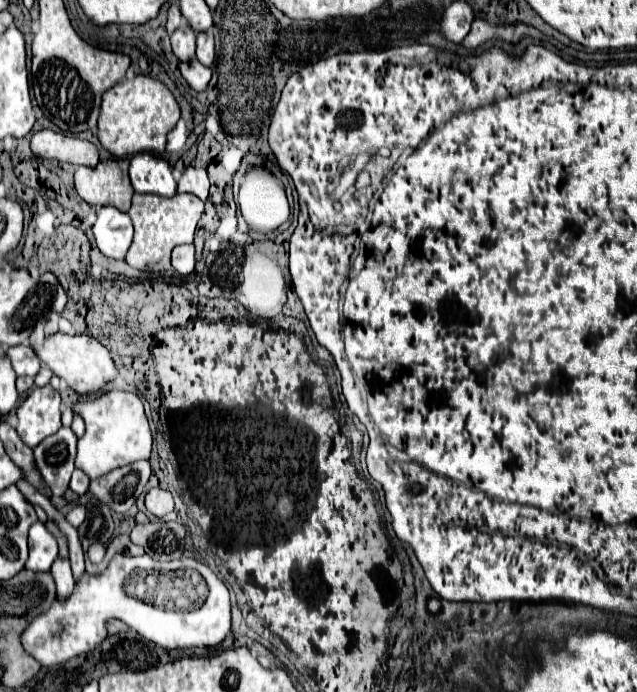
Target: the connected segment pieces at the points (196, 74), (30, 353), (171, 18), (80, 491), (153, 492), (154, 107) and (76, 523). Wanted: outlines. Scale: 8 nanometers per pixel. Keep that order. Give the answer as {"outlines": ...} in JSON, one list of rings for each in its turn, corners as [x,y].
{"outlines":[[[[190,59],[190,61],[182,61],[180,63],[180,73],[182,77],[188,81],[188,85],[196,91],[206,89],[210,77],[212,77],[212,69],[204,67],[198,59]]],[[[16,345],[8,349],[8,357],[12,359],[12,367],[16,375],[30,375],[36,377],[40,371],[40,359],[36,357],[34,349],[30,345]]],[[[170,5],[170,9],[168,9],[168,23],[166,23],[166,29],[168,29],[168,33],[172,33],[174,29],[178,29],[182,25],[182,13],[180,13],[180,9],[178,9],[178,5]]],[[[76,469],[72,473],[72,481],[70,481],[70,489],[76,493],[76,495],[84,495],[88,491],[88,485],[90,485],[90,477],[86,473],[82,473],[80,469]]],[[[150,489],[146,493],[146,509],[154,515],[154,517],[164,517],[168,513],[174,511],[174,499],[168,491],[164,489]]],[[[136,75],[132,81],[120,81],[104,93],[98,117],[98,139],[106,151],[116,157],[136,153],[164,153],[166,135],[180,119],[180,105],[170,89],[148,75]]],[[[77,506],[66,513],[66,521],[72,525],[72,527],[80,527],[82,521],[86,519],[86,508]]]]}

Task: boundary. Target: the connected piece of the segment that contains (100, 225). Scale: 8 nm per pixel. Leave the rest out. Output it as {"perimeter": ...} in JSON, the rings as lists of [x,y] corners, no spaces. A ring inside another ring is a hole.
{"perimeter":[[[102,207],[92,227],[98,249],[112,259],[124,259],[132,243],[132,221],[116,207]]]}

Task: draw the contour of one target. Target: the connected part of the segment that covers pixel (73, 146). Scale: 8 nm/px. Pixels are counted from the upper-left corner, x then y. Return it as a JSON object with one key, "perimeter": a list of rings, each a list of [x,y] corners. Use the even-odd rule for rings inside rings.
{"perimeter":[[[40,129],[32,135],[32,151],[38,157],[56,159],[72,165],[98,165],[98,149],[94,143],[78,137],[68,137],[50,129]]]}

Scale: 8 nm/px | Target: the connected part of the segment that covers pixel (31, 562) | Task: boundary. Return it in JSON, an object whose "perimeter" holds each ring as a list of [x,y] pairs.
{"perimeter":[[[36,521],[30,527],[28,547],[30,547],[30,557],[26,561],[26,567],[32,571],[50,571],[52,563],[58,557],[58,545],[54,535],[46,529],[42,521]]]}

